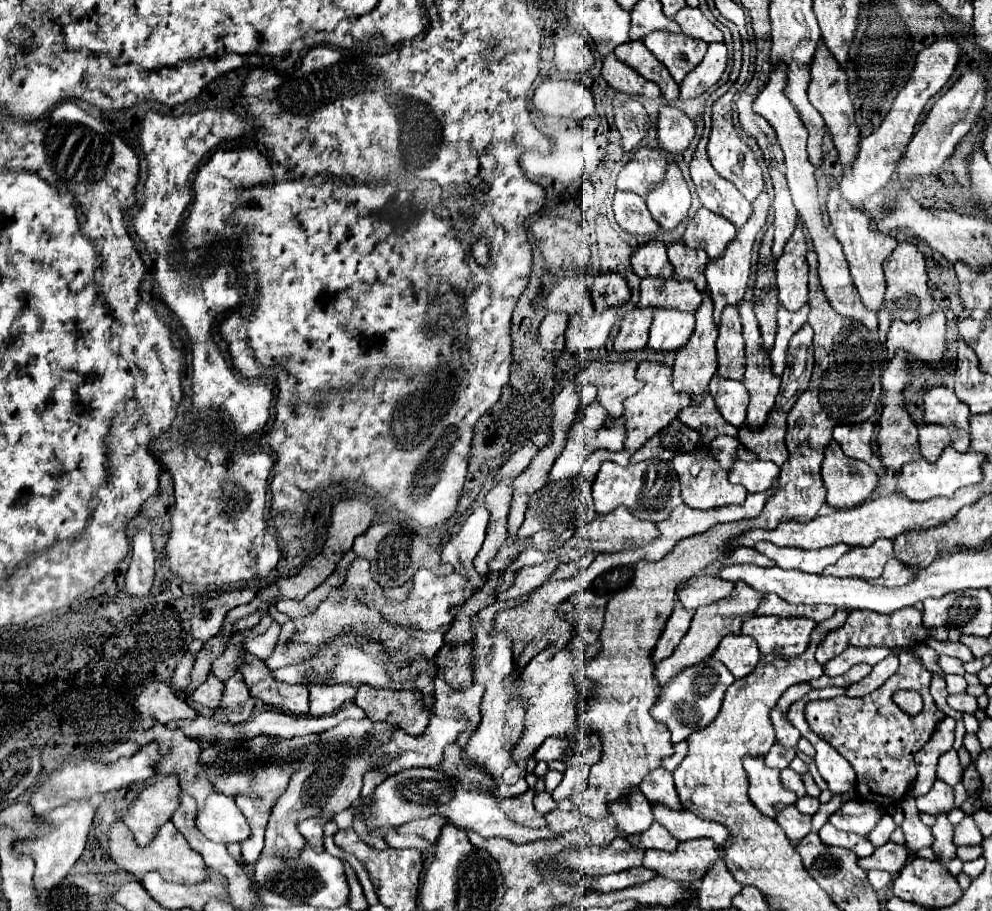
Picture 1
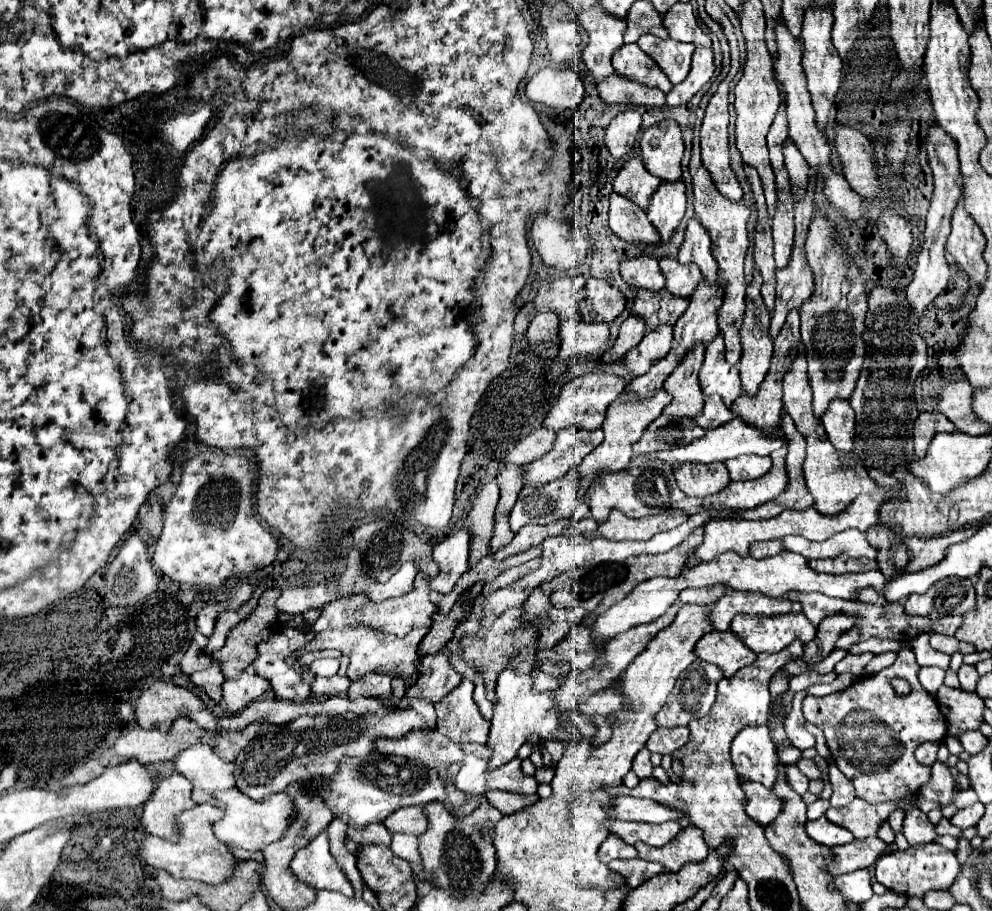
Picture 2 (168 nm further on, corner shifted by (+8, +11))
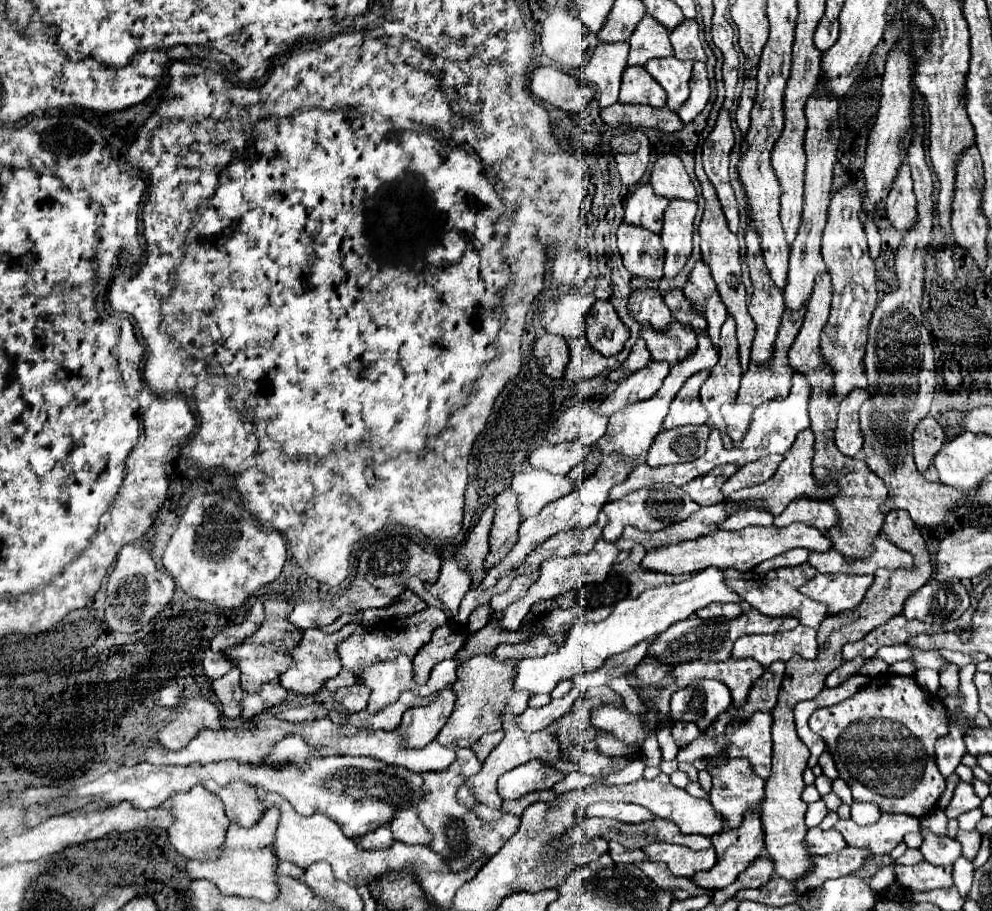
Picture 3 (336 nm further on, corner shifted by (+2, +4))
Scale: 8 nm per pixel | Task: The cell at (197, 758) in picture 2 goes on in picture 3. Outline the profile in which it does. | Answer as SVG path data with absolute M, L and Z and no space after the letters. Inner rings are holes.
M206 781L204 787L222 799L222 803L226 807L226 815L230 817L232 823L238 823L242 827L252 827L266 813L264 805L260 801L258 803L254 801L256 791L252 791L250 787L246 787L242 783L232 783L228 787L220 787L214 781Z

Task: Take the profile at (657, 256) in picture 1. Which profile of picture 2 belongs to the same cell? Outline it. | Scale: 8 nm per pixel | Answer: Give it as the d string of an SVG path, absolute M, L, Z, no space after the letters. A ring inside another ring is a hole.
M640 254L636 258L624 260L620 264L620 274L630 286L648 288L648 290L664 288L664 276L660 272L658 260L648 254Z

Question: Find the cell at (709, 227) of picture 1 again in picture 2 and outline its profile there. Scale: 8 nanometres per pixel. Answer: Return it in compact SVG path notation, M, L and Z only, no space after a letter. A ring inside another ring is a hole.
M692 218L686 234L684 234L684 242L680 246L678 252L678 260L682 264L694 262L698 264L698 268L702 270L702 276L710 282L716 282L718 278L718 264L716 258L712 256L712 238L708 234L708 230L704 230L704 226L700 224L698 218Z

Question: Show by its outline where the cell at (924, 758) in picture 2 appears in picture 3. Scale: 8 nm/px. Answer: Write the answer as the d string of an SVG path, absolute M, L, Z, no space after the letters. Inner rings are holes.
M950 715L948 733L936 741L936 763L938 763L940 773L944 777L952 775L966 753L968 751L966 751L966 745L964 745L964 731L956 723L956 717Z

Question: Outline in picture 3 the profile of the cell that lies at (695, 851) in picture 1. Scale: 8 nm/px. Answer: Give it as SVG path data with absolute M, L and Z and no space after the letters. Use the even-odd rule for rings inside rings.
M650 843L644 847L650 861L662 861L670 867L674 875L692 879L700 871L710 871L716 863L714 849L706 851L692 851L682 845L670 843Z

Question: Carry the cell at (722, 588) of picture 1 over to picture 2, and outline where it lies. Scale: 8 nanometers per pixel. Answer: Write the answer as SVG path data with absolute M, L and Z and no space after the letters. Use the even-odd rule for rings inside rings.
M712 586L712 588L686 588L680 592L682 604L714 604L720 596L724 596L724 586Z

